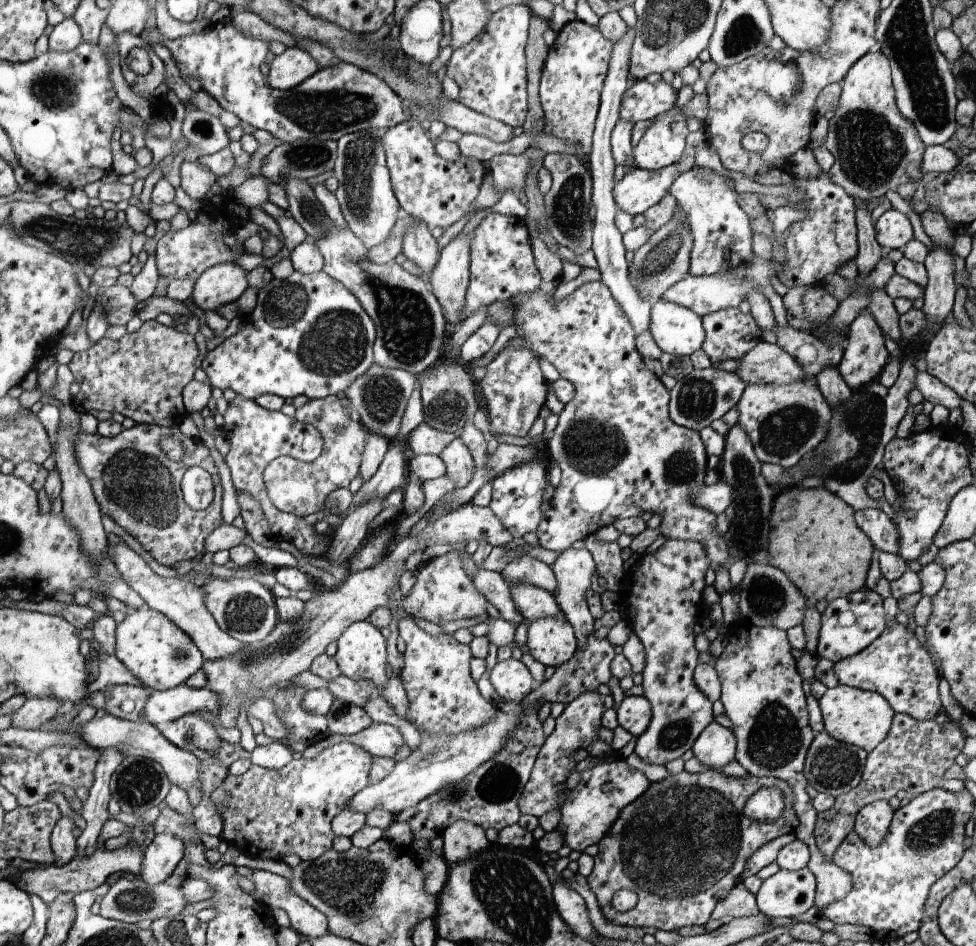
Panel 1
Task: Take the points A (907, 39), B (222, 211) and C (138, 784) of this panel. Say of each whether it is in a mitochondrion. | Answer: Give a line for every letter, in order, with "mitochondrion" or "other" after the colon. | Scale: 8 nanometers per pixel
A: mitochondrion
B: other
C: mitochondrion

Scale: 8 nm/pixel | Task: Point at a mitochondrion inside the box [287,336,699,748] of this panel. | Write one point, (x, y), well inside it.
(596, 451)

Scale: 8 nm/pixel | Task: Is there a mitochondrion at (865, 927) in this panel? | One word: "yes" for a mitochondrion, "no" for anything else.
no

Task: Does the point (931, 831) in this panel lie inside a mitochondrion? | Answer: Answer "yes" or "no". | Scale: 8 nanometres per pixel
yes

